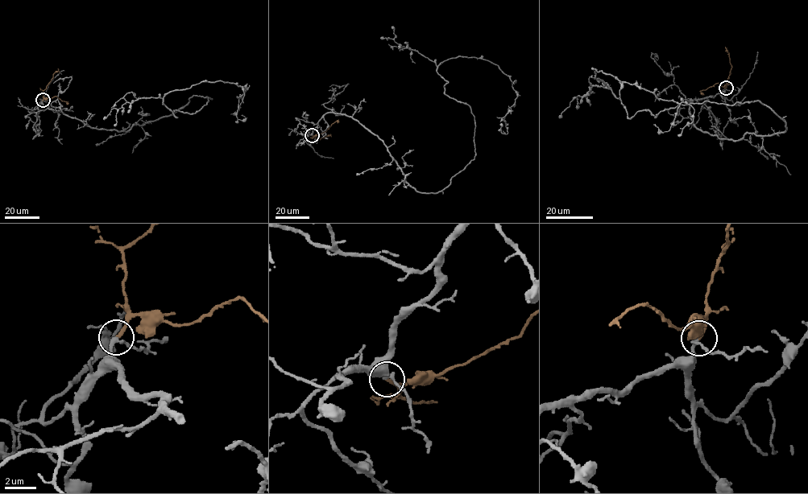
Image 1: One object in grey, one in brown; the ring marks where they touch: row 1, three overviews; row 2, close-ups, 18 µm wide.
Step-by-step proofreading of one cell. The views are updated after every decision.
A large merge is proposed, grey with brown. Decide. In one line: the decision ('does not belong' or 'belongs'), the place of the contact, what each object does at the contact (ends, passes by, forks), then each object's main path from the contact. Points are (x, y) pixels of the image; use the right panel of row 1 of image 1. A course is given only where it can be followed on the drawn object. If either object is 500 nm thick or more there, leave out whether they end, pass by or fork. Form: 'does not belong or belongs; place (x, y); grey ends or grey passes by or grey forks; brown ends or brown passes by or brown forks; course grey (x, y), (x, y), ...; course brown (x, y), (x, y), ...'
belongs; place (726, 88); grey passes by; brown ends; course grey (726, 88), (689, 102), (698, 129), (786, 129), (759, 100), (629, 118), (595, 70), (680, 104), (653, 125); course brown (726, 88), (731, 67), (725, 47)

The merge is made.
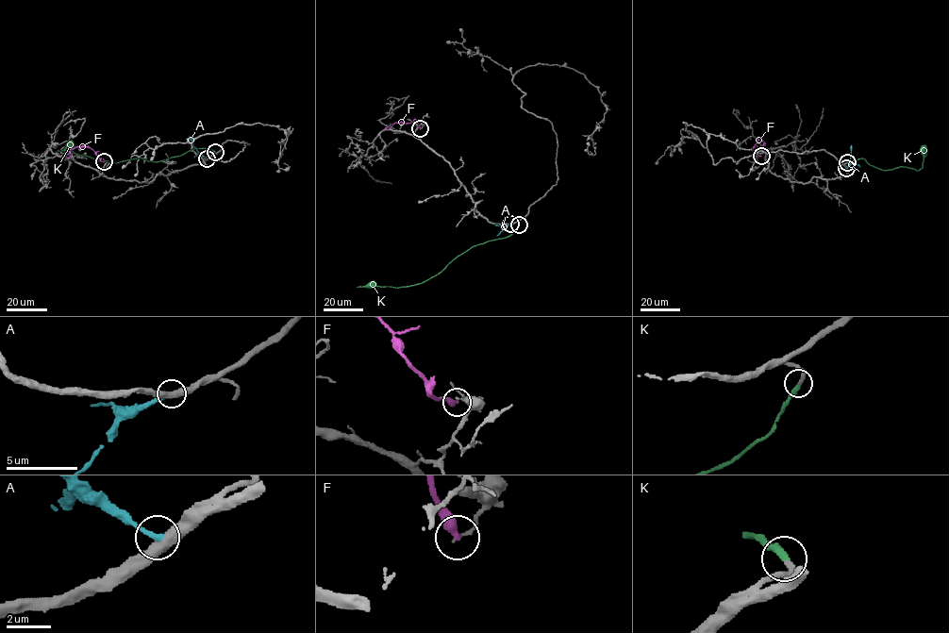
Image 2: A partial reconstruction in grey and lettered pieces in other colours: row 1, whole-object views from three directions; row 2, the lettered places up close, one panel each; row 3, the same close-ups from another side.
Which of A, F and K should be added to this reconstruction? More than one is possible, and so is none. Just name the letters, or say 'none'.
K

